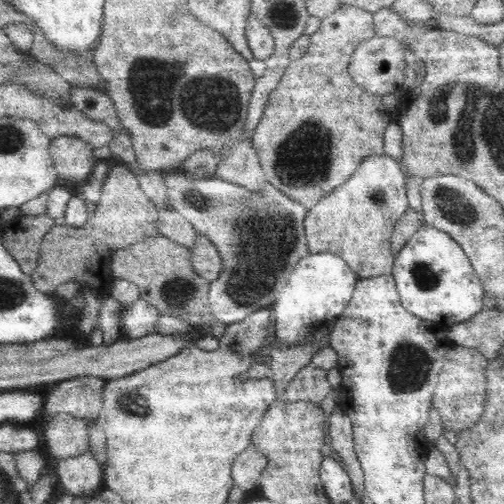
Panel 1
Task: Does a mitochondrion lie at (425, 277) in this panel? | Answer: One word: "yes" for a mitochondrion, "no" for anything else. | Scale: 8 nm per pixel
yes

